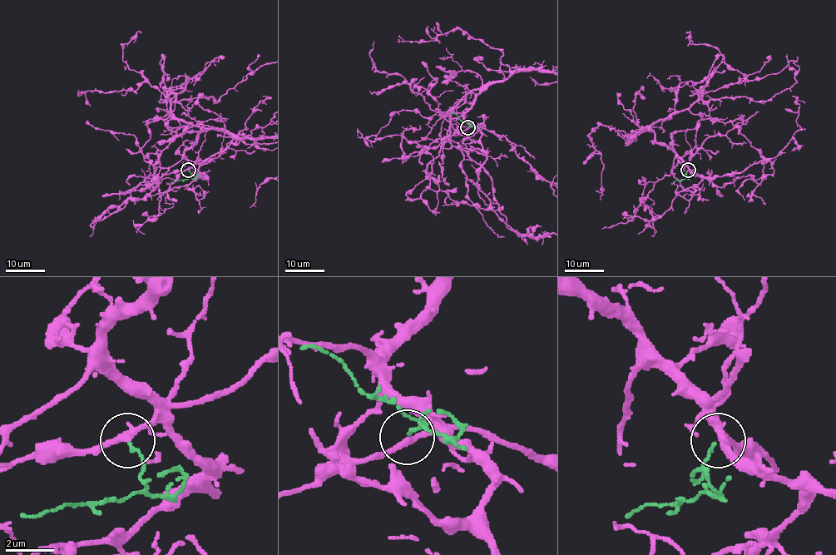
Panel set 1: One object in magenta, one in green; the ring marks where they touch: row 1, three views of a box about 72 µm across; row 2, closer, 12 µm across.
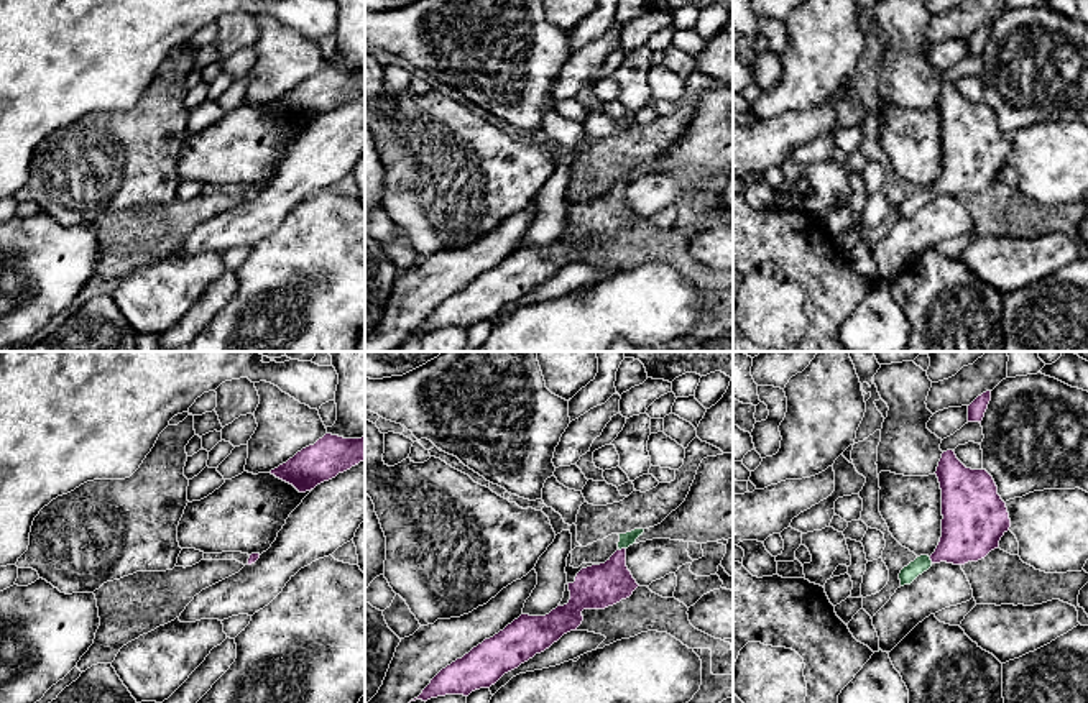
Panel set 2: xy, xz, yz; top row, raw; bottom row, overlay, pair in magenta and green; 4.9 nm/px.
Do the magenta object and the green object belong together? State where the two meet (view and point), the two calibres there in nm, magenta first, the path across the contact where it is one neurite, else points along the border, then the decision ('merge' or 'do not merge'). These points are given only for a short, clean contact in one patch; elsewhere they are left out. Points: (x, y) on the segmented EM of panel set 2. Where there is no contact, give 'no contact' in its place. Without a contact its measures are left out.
meets magenta in xz at (622, 549); 220 nm thick on the magenta side, 70 nm on the other; runs through xz (597, 587), (615, 569), (622, 549), (626, 539); merge

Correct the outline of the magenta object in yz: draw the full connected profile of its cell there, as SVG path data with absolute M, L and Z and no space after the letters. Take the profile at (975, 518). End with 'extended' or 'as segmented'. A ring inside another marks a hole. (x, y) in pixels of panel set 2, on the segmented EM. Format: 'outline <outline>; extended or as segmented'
outline M947 450L935 475L942 489L942 537L930 557L920 555L901 570L901 586L934 563L965 565L984 558L1011 527L1006 503L986 470L966 468L953 450Z; extended

